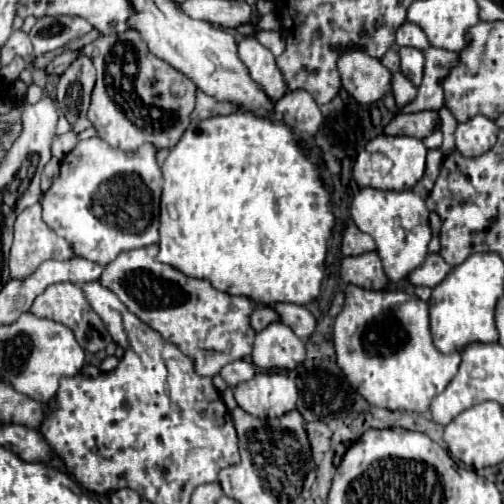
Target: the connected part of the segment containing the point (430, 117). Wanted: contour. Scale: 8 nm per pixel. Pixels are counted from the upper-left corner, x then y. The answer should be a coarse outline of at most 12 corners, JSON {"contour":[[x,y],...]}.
{"contour":[[438,111],[398,113],[386,135],[426,139],[440,125]]}

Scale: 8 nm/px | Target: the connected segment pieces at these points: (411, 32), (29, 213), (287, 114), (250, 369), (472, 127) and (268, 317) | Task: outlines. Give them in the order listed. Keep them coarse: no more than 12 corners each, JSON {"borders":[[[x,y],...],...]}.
{"borders":[[[416,23],[396,31],[398,47],[428,49],[428,37]],[[40,203],[14,221],[10,277],[76,257],[42,221]],[[308,91],[274,103],[276,123],[314,137],[324,118]],[[248,361],[228,363],[220,371],[230,387],[252,379],[254,365]],[[484,115],[460,123],[456,149],[464,157],[490,151],[498,127]],[[258,305],[252,313],[252,327],[262,331],[280,321],[268,305]]]}

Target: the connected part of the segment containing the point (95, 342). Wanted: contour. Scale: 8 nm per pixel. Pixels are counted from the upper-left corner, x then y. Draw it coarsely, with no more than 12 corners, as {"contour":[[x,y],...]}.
{"contour":[[54,283],[30,309],[64,323],[90,353],[112,341],[74,283]]}

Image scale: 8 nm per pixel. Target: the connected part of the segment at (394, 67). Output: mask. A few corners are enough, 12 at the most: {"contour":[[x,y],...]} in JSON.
{"contour":[[394,47],[382,57],[384,67],[400,71],[400,57]]}

